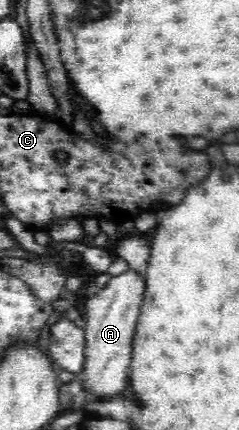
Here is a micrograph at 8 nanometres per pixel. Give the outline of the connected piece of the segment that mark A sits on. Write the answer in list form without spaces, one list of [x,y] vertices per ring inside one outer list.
[[[129,269],[111,277],[106,286],[86,303],[84,328],[84,360],[82,380],[94,396],[115,397],[126,388],[128,366],[133,354],[133,339],[145,300],[145,275]]]

